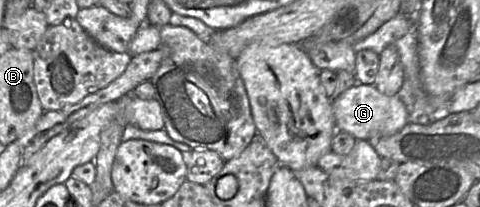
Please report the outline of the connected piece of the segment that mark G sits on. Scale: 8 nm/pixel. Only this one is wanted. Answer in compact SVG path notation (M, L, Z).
M355 84L337 97L332 98L332 110L337 131L344 131L357 140L378 140L391 136L409 121L407 109L397 95L380 93L374 85Z

